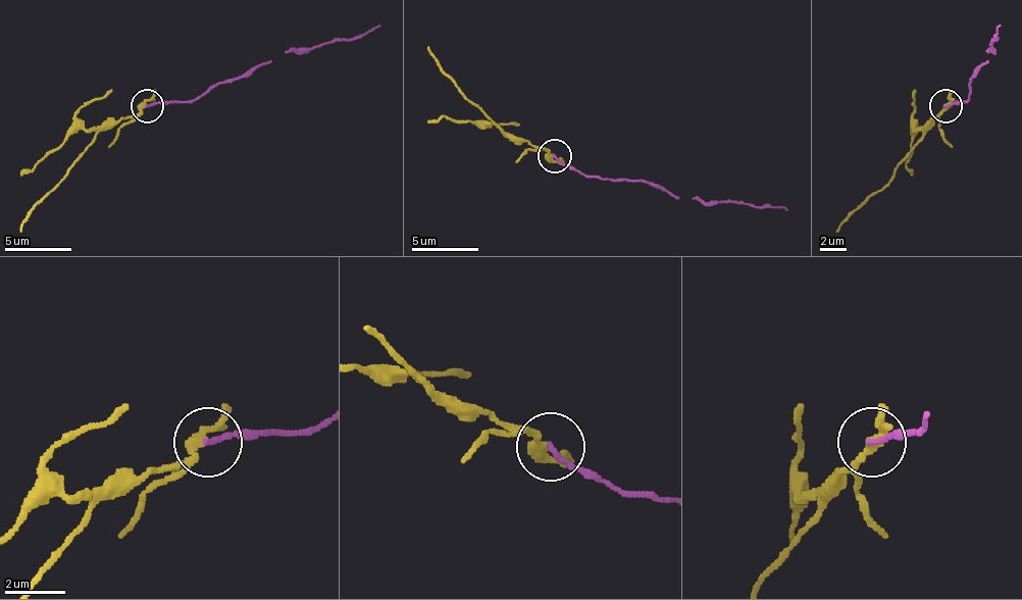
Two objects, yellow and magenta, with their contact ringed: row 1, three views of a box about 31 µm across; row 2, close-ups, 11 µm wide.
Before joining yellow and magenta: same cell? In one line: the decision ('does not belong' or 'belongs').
does not belong

